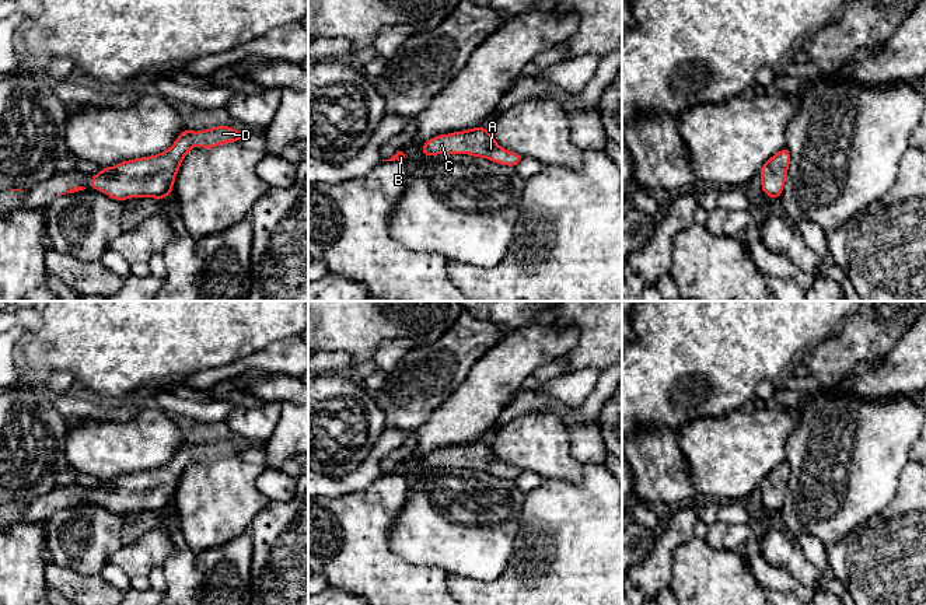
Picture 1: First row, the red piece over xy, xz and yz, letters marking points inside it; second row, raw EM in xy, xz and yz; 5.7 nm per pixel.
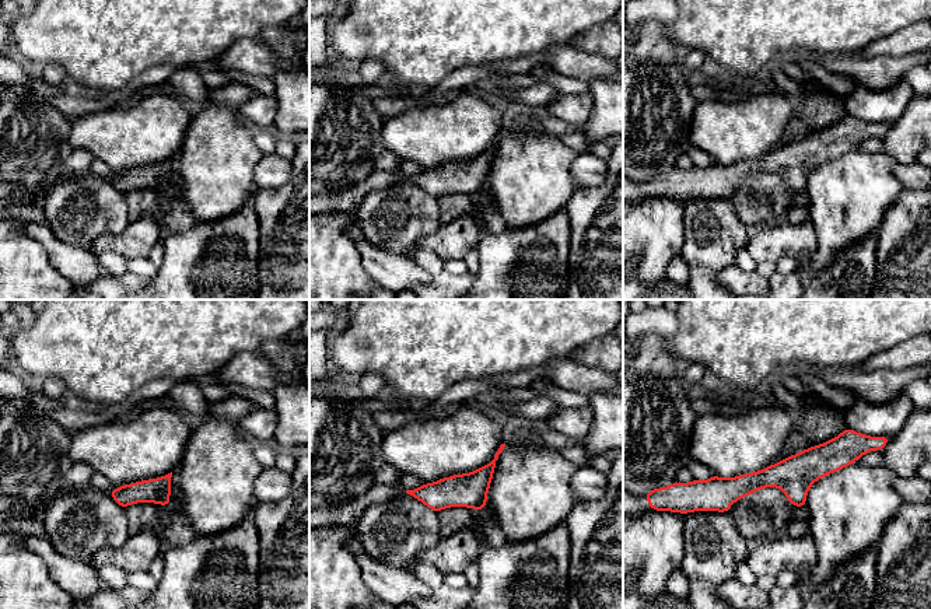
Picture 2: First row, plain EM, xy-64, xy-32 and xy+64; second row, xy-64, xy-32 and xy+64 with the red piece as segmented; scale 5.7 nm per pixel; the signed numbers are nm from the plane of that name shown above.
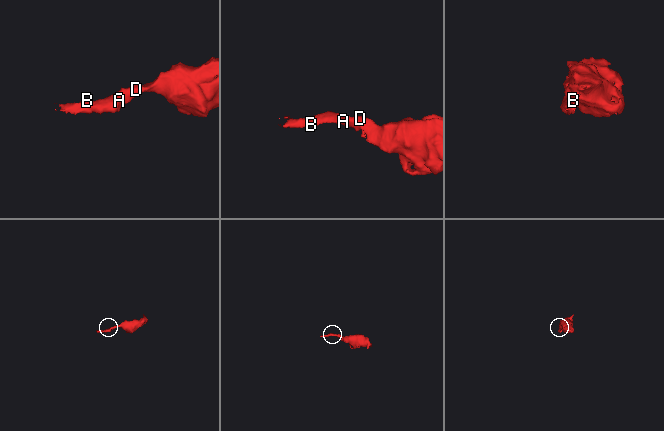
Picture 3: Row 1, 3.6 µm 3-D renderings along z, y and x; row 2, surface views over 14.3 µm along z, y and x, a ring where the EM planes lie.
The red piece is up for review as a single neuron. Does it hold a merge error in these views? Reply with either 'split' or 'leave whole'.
leave whole

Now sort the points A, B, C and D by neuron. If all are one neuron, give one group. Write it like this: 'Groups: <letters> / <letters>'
Groups: A B C D

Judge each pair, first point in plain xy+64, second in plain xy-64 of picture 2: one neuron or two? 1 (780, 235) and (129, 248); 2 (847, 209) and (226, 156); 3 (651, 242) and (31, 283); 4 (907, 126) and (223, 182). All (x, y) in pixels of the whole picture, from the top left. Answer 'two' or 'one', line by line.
1: one
2: one
3: one
4: two

